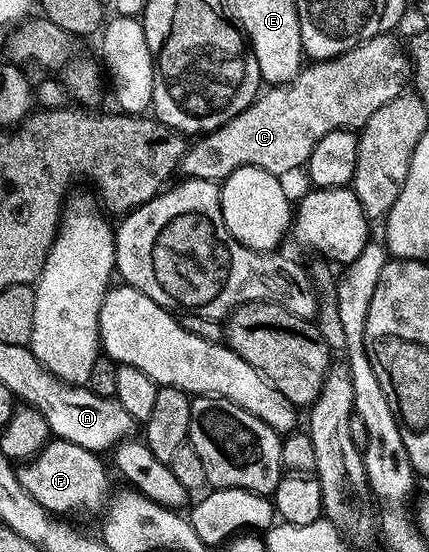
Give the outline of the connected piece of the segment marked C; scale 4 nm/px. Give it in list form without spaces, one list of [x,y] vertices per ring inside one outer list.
[[[390,34],[377,36],[342,56],[303,67],[291,84],[267,87],[235,120],[217,128],[215,132],[200,136],[183,157],[181,171],[186,171],[187,177],[199,182],[223,182],[240,167],[262,168],[279,178],[285,177],[285,172],[290,172],[293,168],[301,169],[310,159],[314,144],[324,138],[324,134],[334,132],[337,128],[361,129],[380,106],[407,91],[412,65],[403,45],[401,48],[392,37]]]

